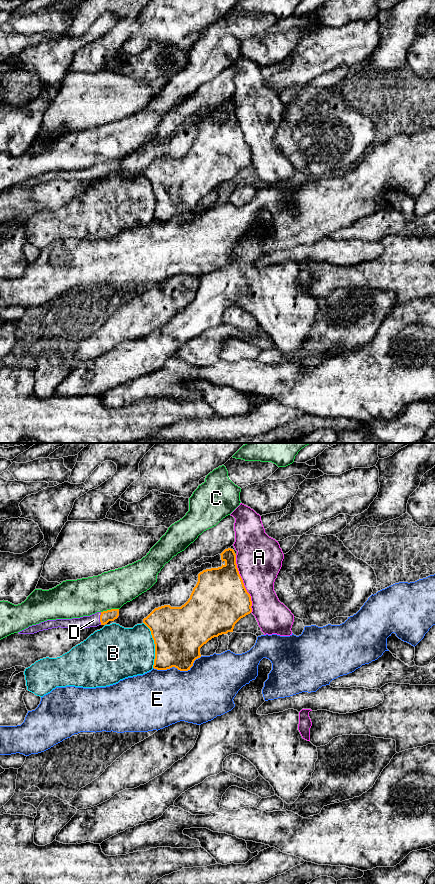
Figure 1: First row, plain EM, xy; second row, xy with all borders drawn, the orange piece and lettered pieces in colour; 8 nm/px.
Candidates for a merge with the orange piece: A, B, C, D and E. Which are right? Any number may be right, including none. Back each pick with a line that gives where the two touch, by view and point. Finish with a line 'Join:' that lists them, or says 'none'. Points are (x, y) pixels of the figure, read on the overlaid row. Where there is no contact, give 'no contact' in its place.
D: contact xy (100, 618)
Join: D

